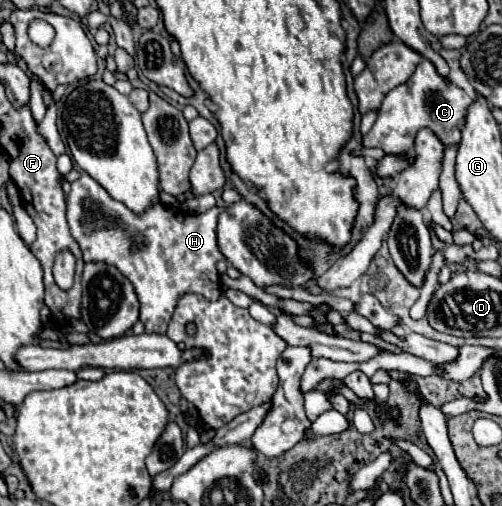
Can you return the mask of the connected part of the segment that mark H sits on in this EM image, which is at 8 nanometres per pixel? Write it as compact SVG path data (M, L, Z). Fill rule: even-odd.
M81 172L81 178L71 184L71 192L67 194L67 222L73 238L79 242L85 262L107 262L121 270L127 276L141 302L139 320L145 324L145 332L149 334L165 334L171 322L171 316L177 308L177 300L185 294L199 294L207 300L219 300L221 296L221 278L217 272L217 262L223 258L217 244L217 216L225 210L225 206L215 206L203 214L189 214L177 208L155 204L143 216L133 214L125 204L113 200L107 190L97 184L87 172Z

